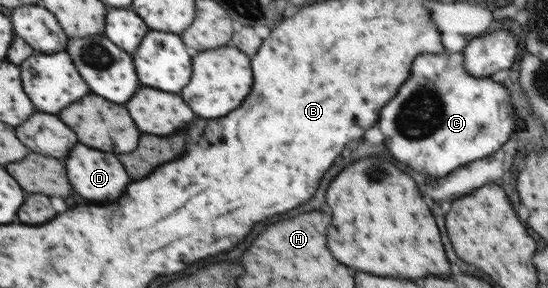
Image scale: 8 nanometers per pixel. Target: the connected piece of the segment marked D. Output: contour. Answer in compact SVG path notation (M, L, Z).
M75 144L69 152L67 172L71 172L75 192L95 202L117 200L129 184L129 176L115 154L93 150L83 144Z

